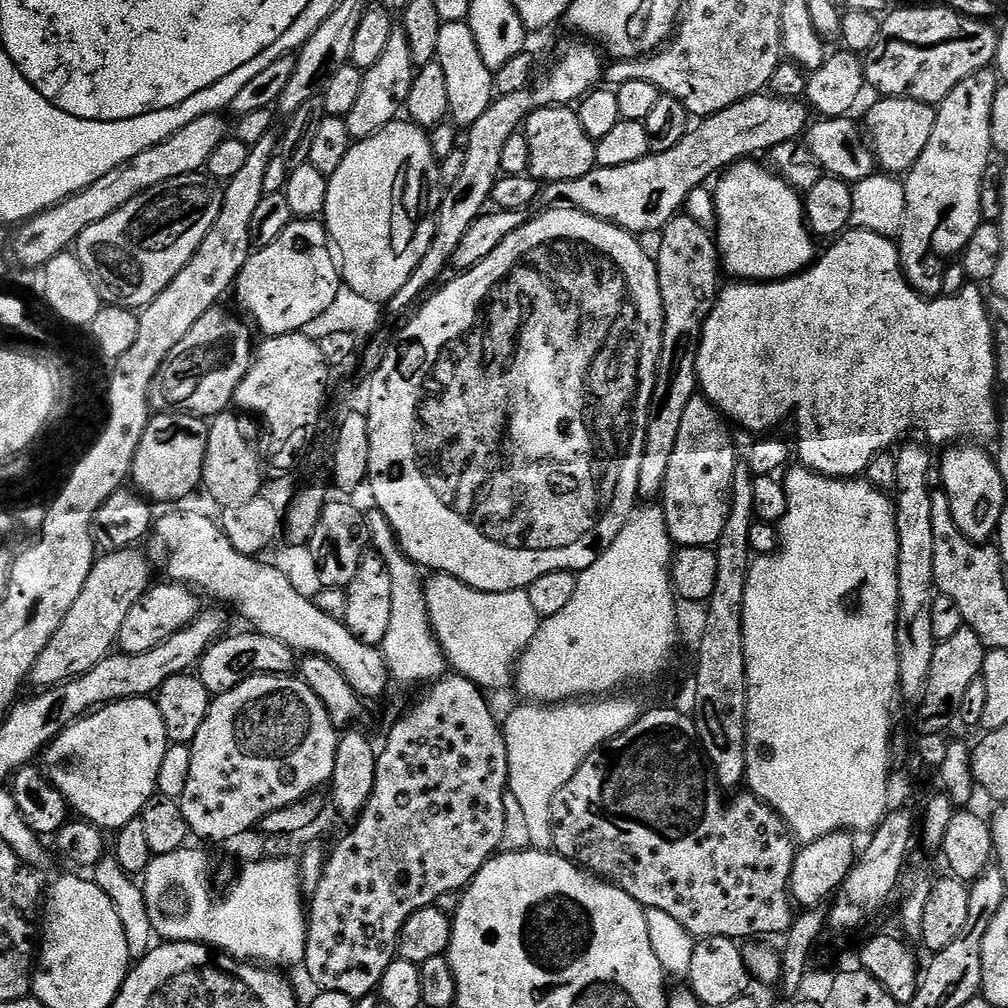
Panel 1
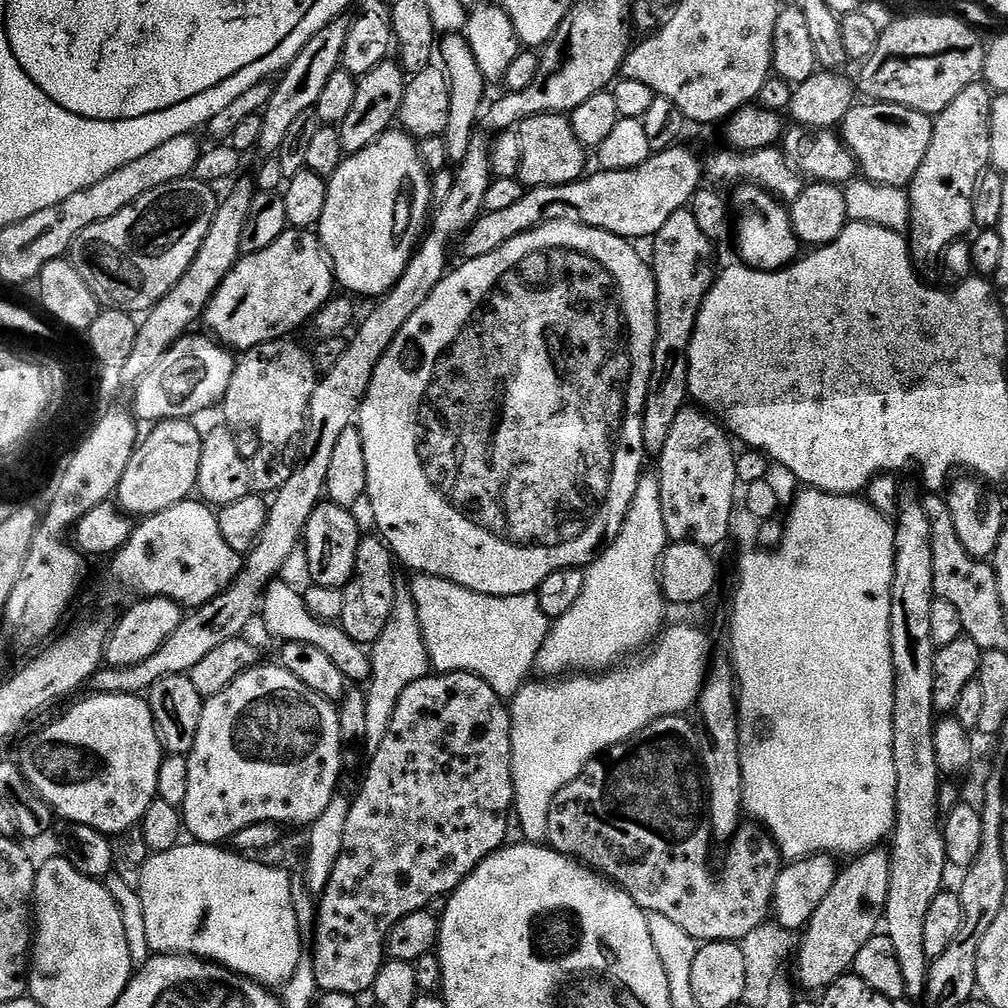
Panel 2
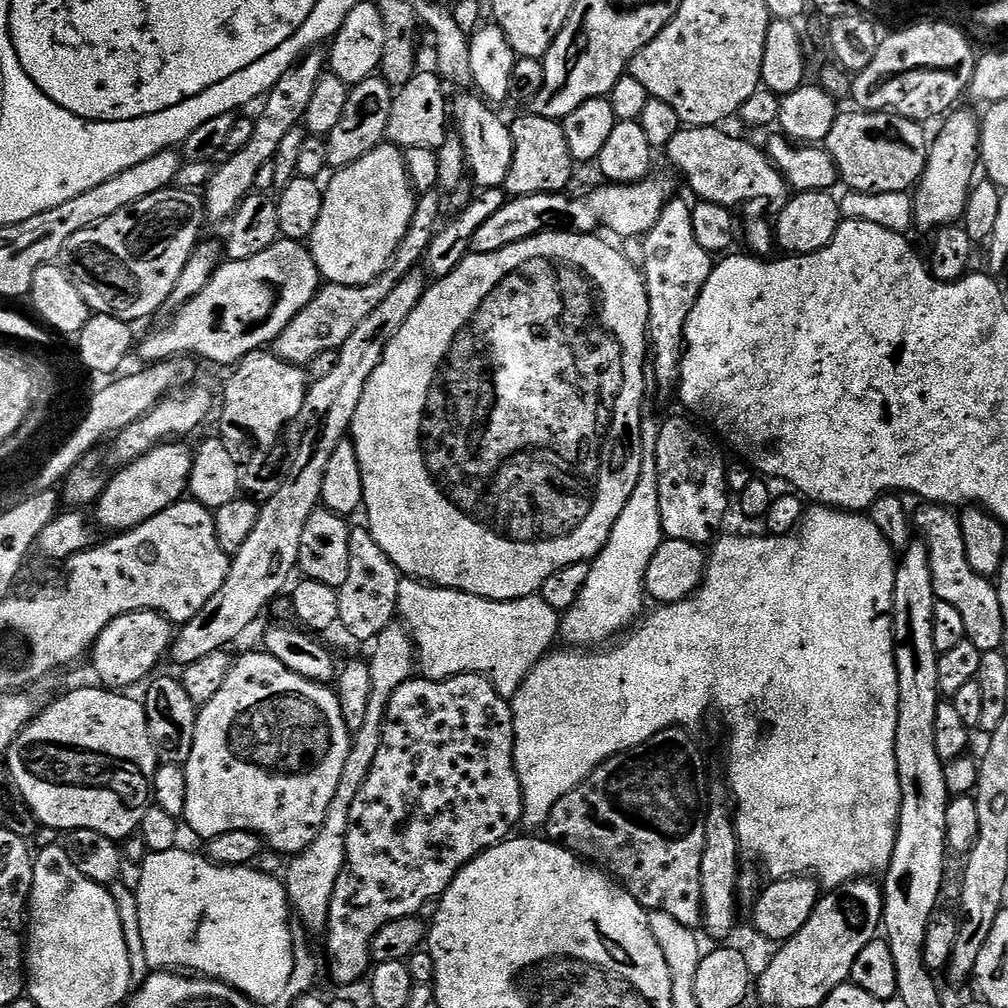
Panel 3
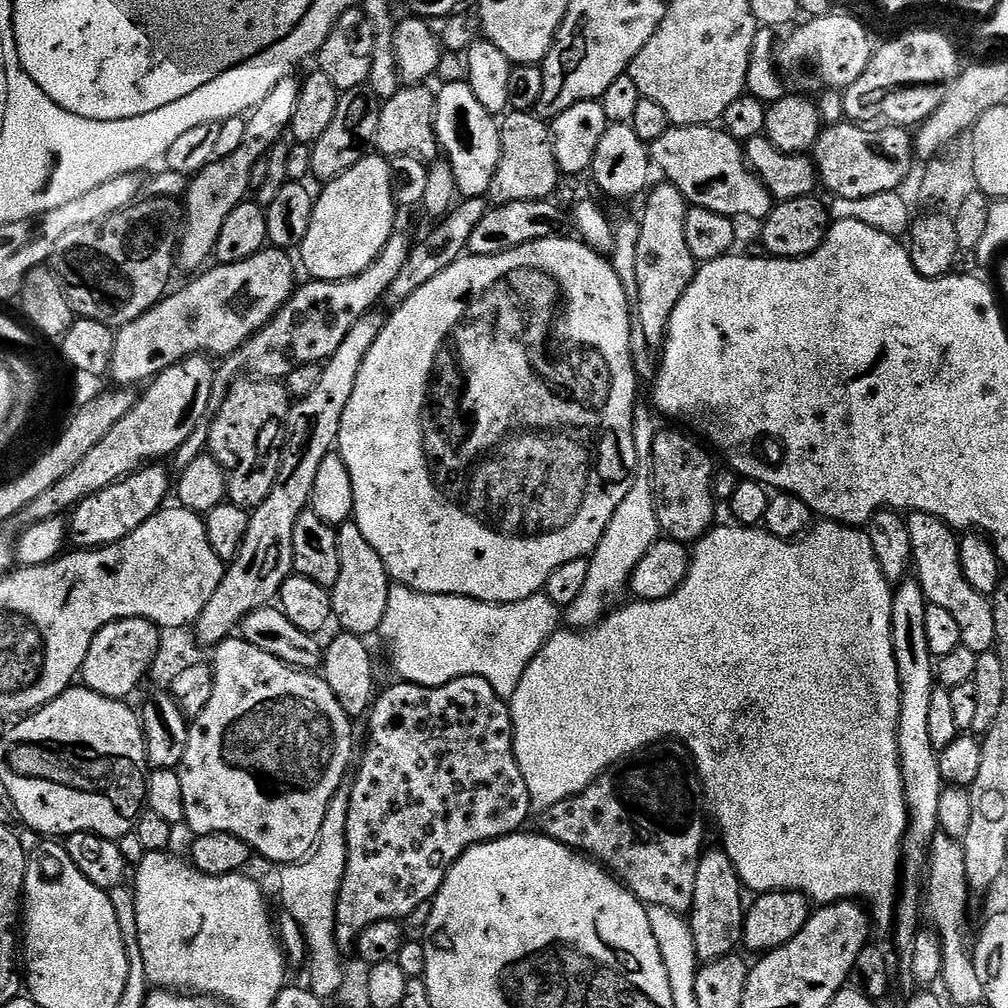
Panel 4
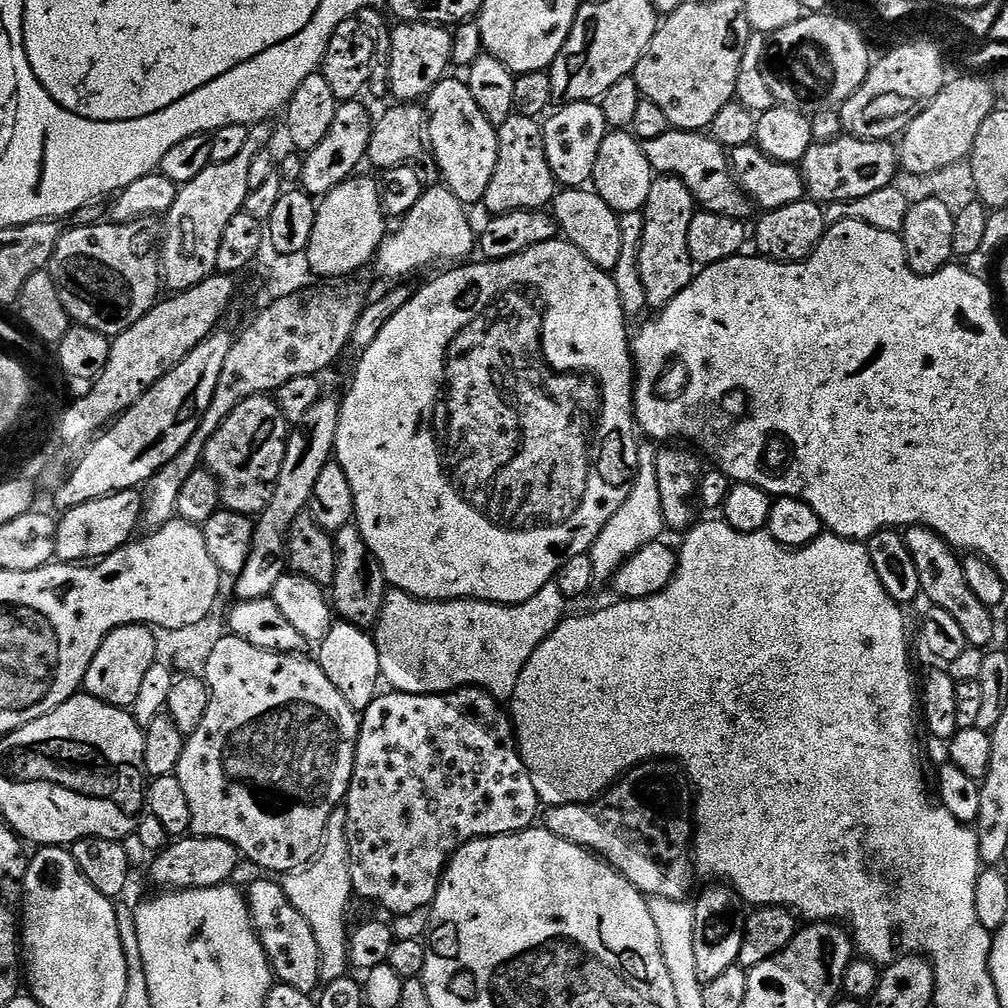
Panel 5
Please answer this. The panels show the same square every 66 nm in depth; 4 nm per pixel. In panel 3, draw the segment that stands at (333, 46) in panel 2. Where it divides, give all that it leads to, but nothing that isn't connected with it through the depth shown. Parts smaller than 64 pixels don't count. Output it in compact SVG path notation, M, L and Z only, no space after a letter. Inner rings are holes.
M312 50L300 57L286 74L267 93L260 117L255 117L253 138L240 153L227 157L225 168L217 167L206 185L206 216L209 221L227 221L245 196L255 189L258 170L273 163L282 138L294 130L305 119L305 112L314 95L315 87L326 72L326 56L323 51Z

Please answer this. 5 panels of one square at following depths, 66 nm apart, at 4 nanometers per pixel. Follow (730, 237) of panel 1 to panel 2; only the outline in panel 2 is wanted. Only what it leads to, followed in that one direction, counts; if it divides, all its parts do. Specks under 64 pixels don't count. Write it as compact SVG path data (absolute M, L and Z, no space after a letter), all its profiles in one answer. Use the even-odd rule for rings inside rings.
M741 186L735 189L734 196L734 241L740 251L739 259L747 267L761 268L764 272L787 268L797 259L796 251L802 248L792 229L788 208L775 196L755 186Z

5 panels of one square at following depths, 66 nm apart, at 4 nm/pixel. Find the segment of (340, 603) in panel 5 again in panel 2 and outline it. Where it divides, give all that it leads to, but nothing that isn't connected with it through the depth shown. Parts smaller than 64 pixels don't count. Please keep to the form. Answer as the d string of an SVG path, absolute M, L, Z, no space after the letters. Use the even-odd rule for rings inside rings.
M365 535L358 546L358 558L350 582L343 588L343 618L340 626L356 644L371 646L386 630L386 622L394 610L398 581L392 549L379 535Z

